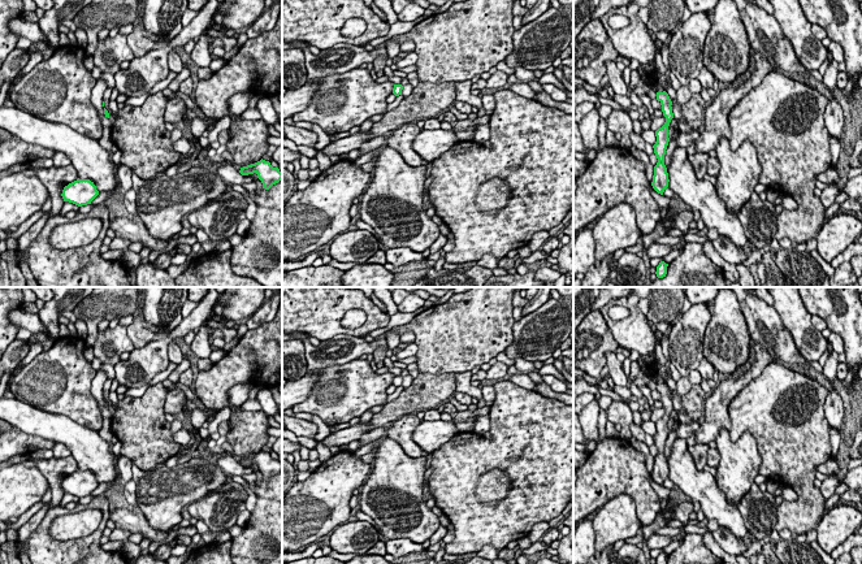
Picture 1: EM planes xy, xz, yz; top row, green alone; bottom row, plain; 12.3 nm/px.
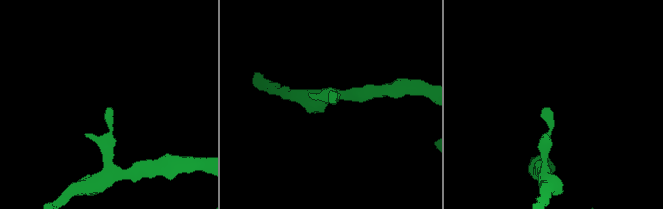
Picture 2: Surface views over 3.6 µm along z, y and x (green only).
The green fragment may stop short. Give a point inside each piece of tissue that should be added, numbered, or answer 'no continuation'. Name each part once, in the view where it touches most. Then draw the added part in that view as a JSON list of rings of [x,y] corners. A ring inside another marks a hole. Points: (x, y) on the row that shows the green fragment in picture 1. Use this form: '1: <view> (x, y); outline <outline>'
no continuation

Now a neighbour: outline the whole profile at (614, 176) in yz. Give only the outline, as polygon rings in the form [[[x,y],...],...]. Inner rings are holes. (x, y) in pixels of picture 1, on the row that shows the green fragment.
[[[606,147],[576,178],[573,192],[573,238],[589,222],[603,216],[619,203],[633,207],[641,235],[650,234],[663,212],[650,194],[645,162],[631,151]]]

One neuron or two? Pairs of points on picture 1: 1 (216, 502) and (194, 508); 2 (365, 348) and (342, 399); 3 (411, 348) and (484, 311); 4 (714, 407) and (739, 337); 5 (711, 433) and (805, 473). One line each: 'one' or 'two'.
1: one
2: two
3: two
4: two
5: two

